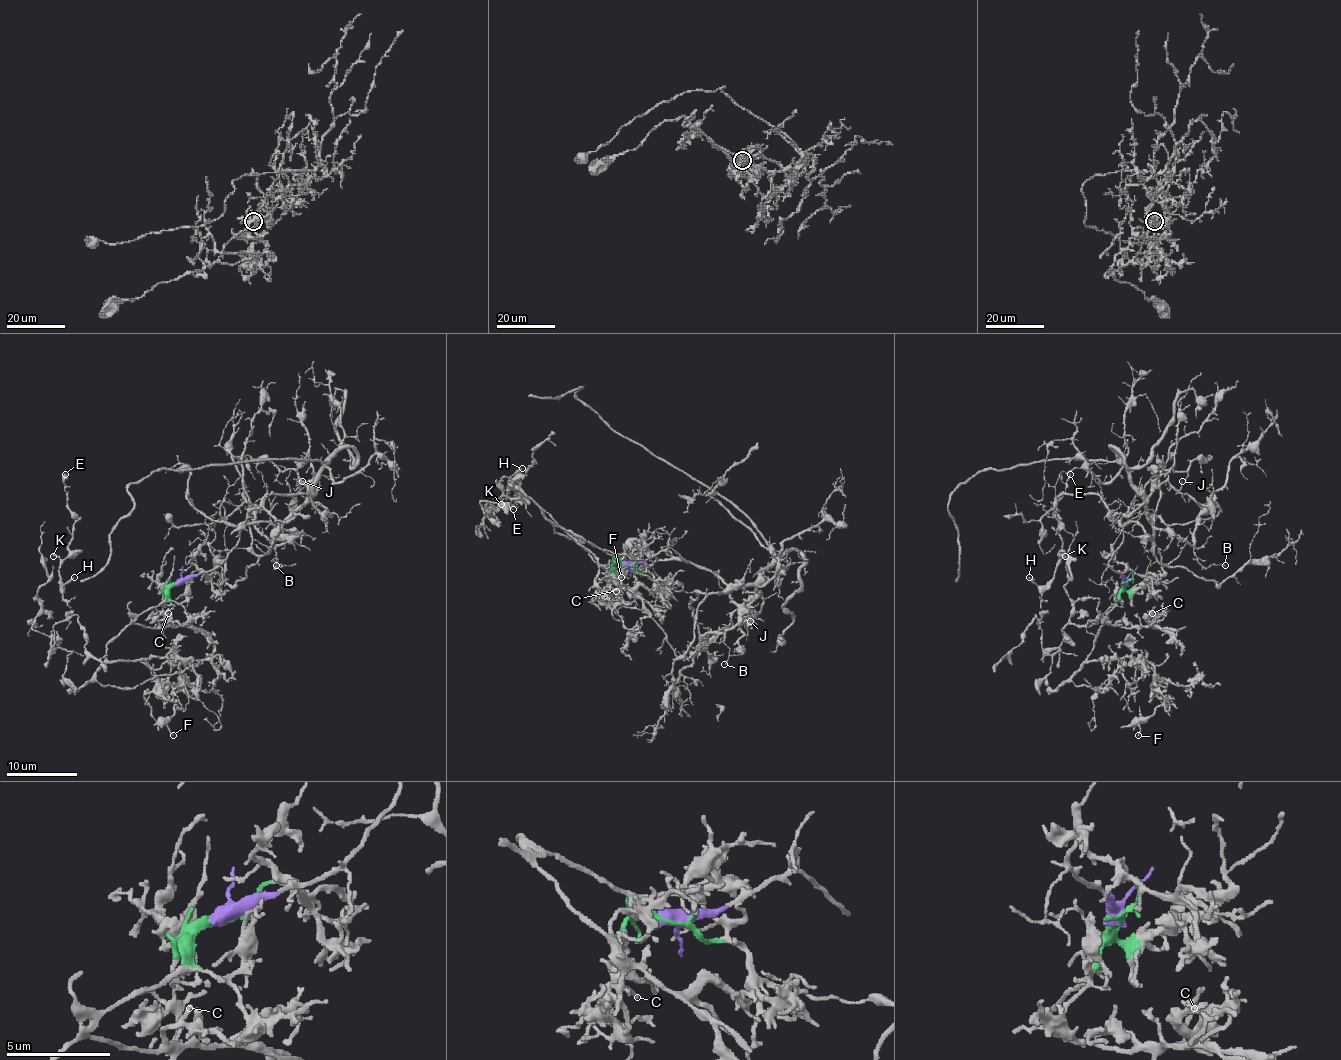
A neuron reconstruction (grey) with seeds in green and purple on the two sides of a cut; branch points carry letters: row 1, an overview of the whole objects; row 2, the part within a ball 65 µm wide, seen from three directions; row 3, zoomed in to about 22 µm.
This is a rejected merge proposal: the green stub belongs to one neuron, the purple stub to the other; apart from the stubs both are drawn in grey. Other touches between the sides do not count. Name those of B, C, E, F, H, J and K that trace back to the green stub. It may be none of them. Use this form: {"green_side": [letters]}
{"green_side": ["C", "E", "F", "H", "K"]}

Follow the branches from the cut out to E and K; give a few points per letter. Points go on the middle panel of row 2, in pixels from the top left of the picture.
E: (627, 564), (554, 533), (517, 487), (506, 495), (503, 478), (519, 481), (506, 494), (522, 497), (513, 510)
K: (627, 564), (554, 533), (519, 488), (512, 485), (517, 497), (506, 495), (501, 480), (519, 480), (501, 504)

